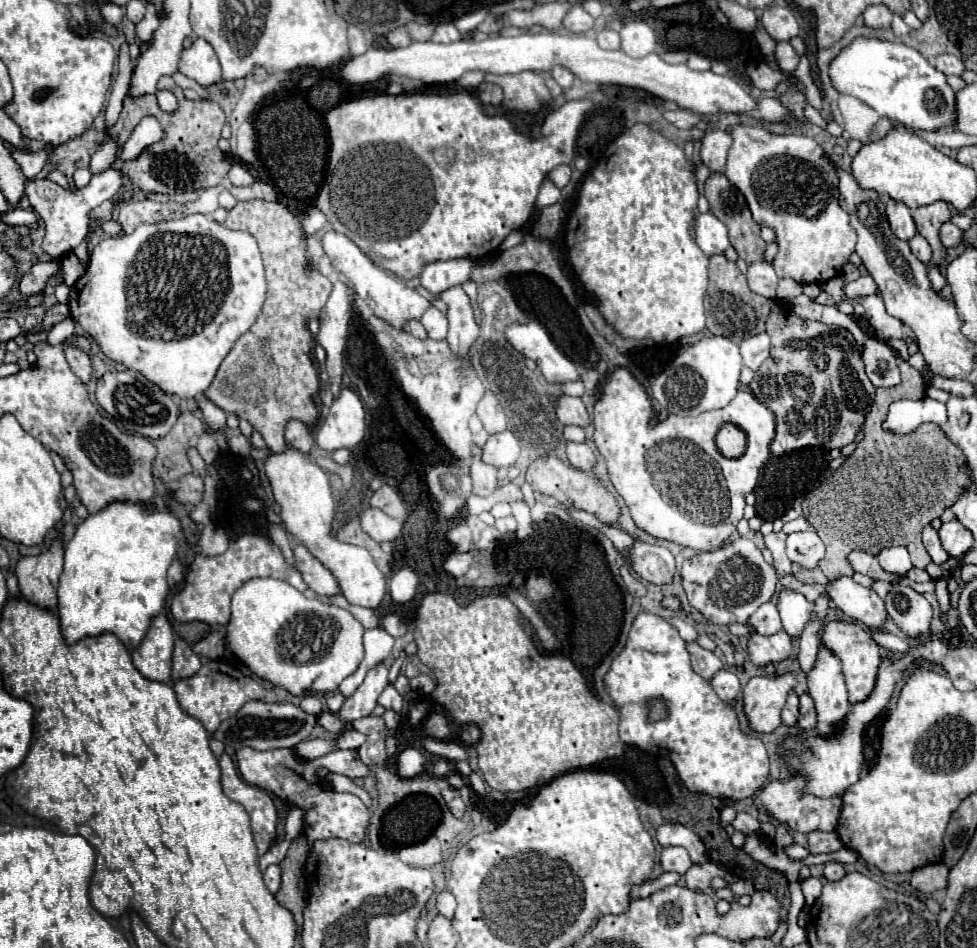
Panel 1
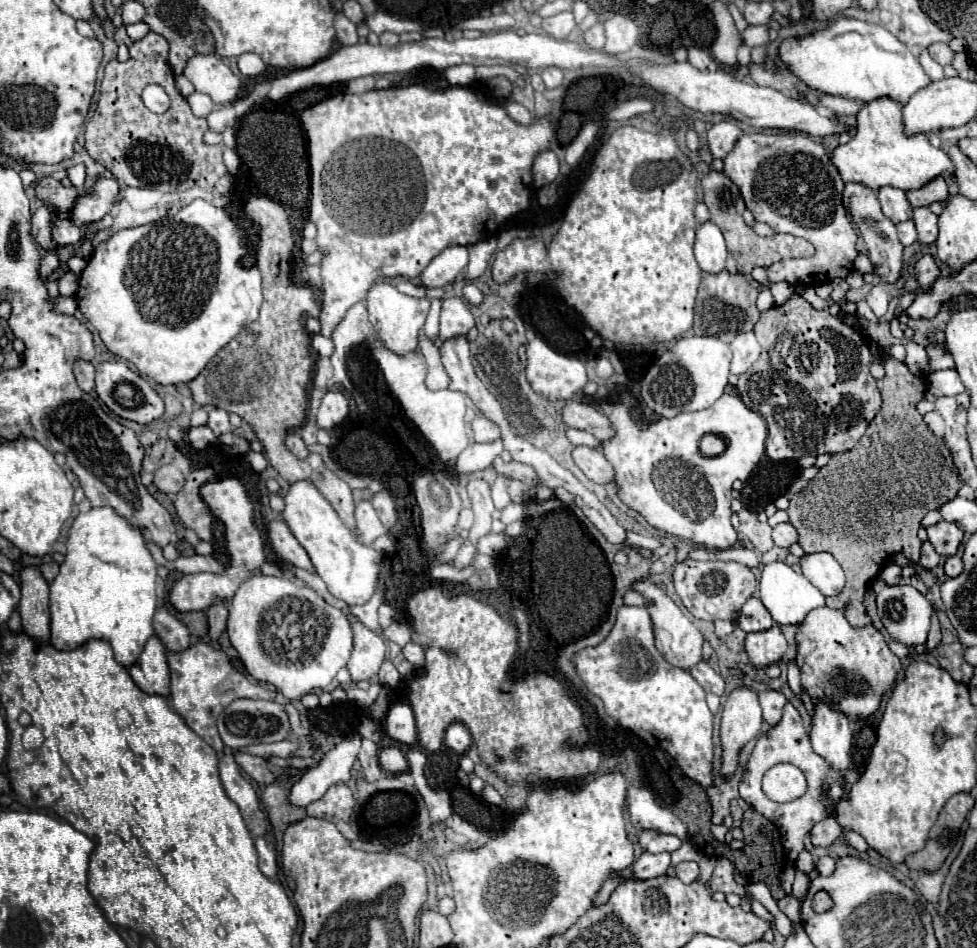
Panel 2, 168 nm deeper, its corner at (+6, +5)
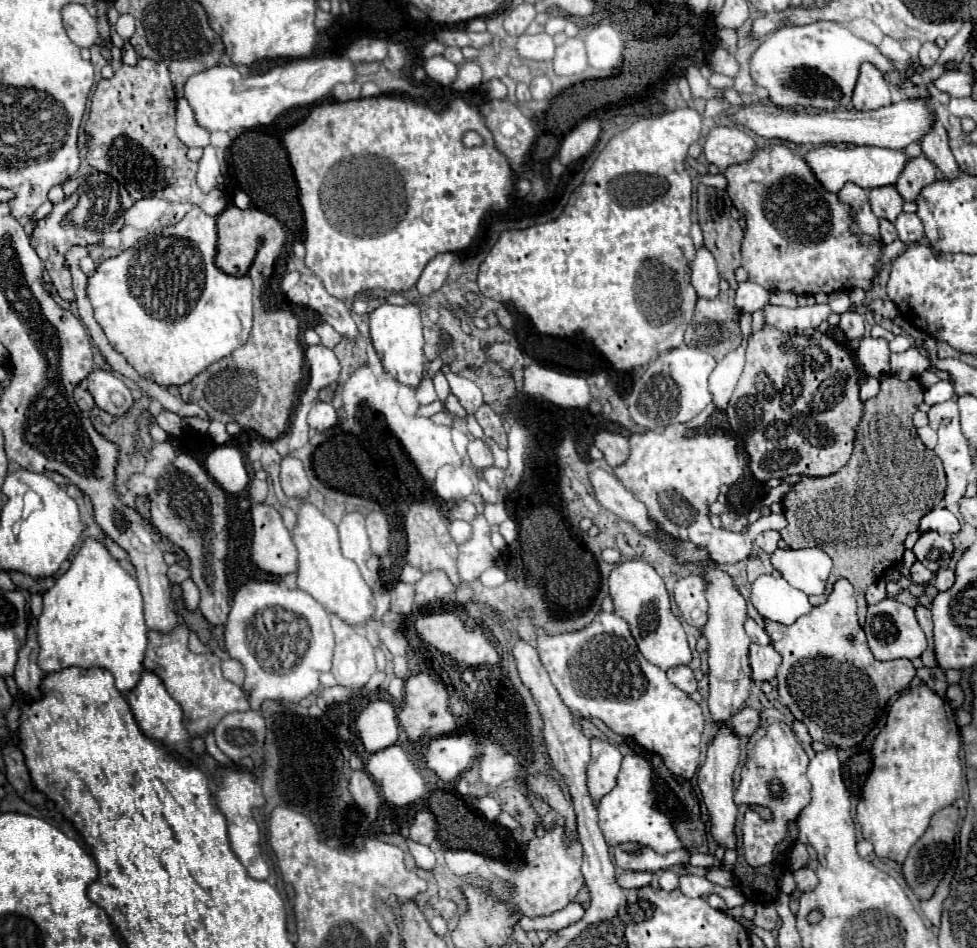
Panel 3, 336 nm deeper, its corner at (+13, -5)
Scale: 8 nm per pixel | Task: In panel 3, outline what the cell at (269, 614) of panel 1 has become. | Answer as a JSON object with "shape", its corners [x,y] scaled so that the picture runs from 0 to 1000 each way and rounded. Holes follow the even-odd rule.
{"shape":[[[256,614],[242,624],[229,662],[229,677],[235,694],[244,696],[252,707],[250,730],[254,732],[258,749],[264,747],[268,738],[291,738],[297,743],[305,743],[317,732],[325,732],[328,711],[338,709],[340,705],[342,669],[338,662],[336,646],[315,624],[297,622],[293,618],[287,618],[285,614]]]}

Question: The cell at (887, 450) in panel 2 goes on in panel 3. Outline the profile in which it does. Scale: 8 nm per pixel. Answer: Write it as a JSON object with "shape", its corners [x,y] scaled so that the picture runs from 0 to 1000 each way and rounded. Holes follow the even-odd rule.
{"shape":[[[901,401],[899,418],[884,424],[884,441],[868,489],[843,504],[823,504],[800,527],[807,549],[807,555],[798,559],[800,570],[809,578],[839,578],[852,586],[852,608],[839,637],[845,635],[856,612],[870,612],[878,633],[880,660],[886,652],[886,610],[897,612],[921,593],[929,561],[938,559],[942,546],[966,527],[964,487],[942,466],[931,441],[944,426],[944,416],[946,409],[940,401]]]}

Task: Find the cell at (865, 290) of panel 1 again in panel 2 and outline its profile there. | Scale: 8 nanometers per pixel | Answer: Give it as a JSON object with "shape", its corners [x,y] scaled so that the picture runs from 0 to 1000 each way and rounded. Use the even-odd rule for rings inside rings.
{"shape":[[[855,295],[853,297],[853,308],[851,308],[851,312],[849,312],[849,319],[857,319],[857,316],[861,316],[865,310],[867,310],[867,306],[869,306],[869,300],[865,297],[865,295]]]}

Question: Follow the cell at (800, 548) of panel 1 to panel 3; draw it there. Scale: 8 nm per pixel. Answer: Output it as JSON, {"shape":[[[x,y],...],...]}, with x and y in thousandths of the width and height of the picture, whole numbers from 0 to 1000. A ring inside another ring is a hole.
{"shape":[[[786,559],[786,561],[780,561],[776,568],[774,568],[774,576],[778,580],[782,580],[784,584],[790,584],[794,578],[796,578],[796,570],[798,570],[798,563],[794,559]]]}

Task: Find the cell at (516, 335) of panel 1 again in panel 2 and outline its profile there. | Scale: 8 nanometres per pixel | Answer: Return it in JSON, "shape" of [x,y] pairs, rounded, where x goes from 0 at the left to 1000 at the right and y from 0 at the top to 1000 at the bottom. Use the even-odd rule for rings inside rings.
{"shape":[[[548,354],[539,361],[539,401],[550,416],[558,418],[564,424],[584,422],[601,405],[601,392],[595,380],[578,376],[578,373],[570,373],[552,354]]]}

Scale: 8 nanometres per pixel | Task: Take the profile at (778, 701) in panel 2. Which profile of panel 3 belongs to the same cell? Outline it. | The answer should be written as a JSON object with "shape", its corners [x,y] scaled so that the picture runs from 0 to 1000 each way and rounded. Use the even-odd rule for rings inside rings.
{"shape":[[[759,747],[751,753],[749,766],[757,776],[770,776],[778,766],[778,749],[772,747]]]}

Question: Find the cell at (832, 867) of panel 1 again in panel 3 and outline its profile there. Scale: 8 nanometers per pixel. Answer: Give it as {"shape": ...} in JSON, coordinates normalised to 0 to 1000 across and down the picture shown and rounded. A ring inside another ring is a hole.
{"shape":[[[819,916],[813,920],[813,926],[815,926],[815,935],[819,941],[827,941],[827,939],[833,939],[835,932],[837,932],[837,924],[833,918],[829,916]]]}

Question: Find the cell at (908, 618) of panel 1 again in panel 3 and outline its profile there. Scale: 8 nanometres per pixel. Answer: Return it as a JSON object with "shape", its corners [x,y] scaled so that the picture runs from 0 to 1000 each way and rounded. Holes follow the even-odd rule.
{"shape":[[[907,631],[901,637],[893,637],[893,639],[888,639],[884,667],[888,673],[890,686],[899,696],[929,694],[929,696],[933,696],[938,707],[945,703],[944,696],[940,692],[948,686],[948,673],[946,673],[946,667],[942,665],[936,641],[919,637],[919,633],[915,633],[915,631]]]}

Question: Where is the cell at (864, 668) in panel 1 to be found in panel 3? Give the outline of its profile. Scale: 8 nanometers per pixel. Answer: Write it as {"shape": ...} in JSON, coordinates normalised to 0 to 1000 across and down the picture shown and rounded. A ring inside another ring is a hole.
{"shape":[[[858,612],[847,635],[833,639],[811,660],[784,654],[784,667],[790,681],[800,690],[794,713],[800,743],[809,747],[815,759],[821,759],[827,766],[831,781],[843,785],[854,785],[858,789],[880,785],[890,768],[895,768],[895,755],[901,755],[911,736],[923,730],[938,713],[938,705],[931,696],[901,698],[893,692],[884,665],[878,660],[874,622],[868,612]],[[868,669],[872,669],[874,675],[868,675]],[[845,694],[870,700],[880,709],[852,709],[852,705],[843,705]]]}

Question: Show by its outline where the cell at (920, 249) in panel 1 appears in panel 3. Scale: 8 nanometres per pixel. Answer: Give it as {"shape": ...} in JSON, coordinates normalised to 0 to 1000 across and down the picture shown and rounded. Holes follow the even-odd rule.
{"shape":[[[901,232],[901,247],[903,247],[905,257],[913,257],[915,253],[919,253],[919,245],[917,245],[915,236],[909,232]]]}

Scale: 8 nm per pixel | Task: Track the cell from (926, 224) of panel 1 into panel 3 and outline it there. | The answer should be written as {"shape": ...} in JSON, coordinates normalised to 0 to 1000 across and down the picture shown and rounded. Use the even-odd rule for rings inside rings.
{"shape":[[[946,165],[933,167],[931,173],[927,173],[923,186],[919,188],[917,200],[927,213],[938,213],[944,198],[958,192],[958,177],[952,173]]]}

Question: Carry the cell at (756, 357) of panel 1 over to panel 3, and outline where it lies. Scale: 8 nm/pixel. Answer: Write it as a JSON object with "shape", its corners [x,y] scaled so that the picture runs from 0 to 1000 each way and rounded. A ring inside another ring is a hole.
{"shape":[[[762,365],[745,371],[741,380],[735,382],[733,390],[727,395],[727,414],[733,430],[741,432],[745,428],[745,422],[755,405],[755,399],[759,397],[764,378],[762,378]]]}

